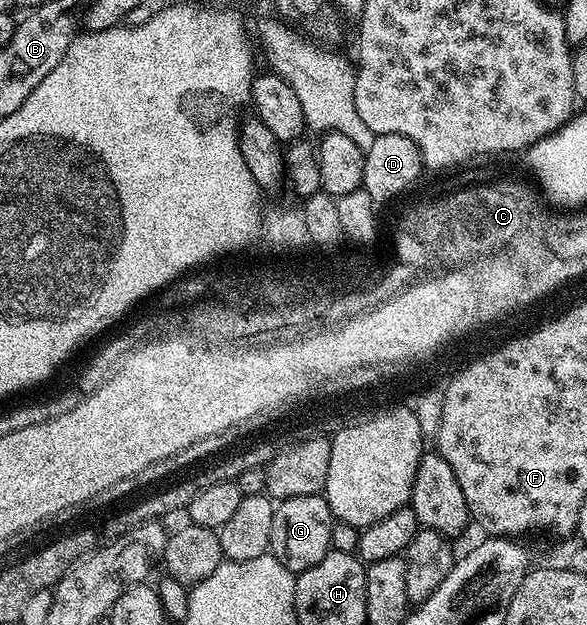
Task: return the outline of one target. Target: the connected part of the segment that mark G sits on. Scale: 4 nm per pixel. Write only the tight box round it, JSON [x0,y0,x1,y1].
[269,493,336,575]

